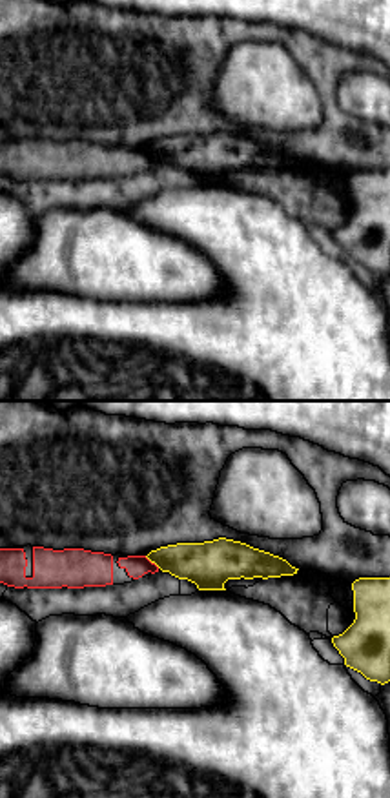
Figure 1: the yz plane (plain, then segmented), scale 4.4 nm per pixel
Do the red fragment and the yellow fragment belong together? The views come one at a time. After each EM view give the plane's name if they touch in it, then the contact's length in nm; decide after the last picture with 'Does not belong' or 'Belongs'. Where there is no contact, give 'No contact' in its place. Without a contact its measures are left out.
Touches red in yz. Shared border 90 nm

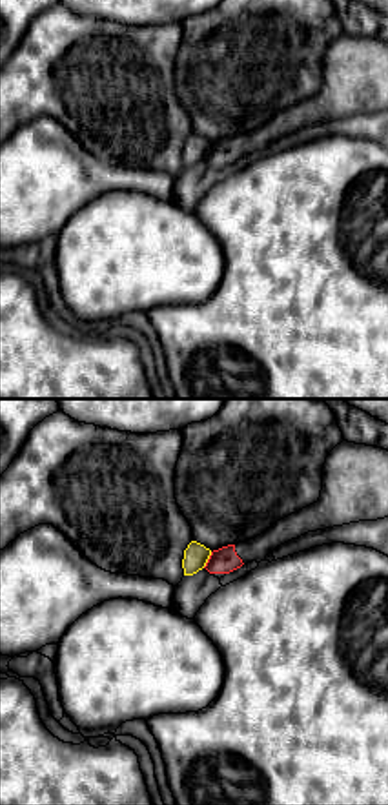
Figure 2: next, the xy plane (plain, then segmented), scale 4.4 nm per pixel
Touches red in xy. Shared border 80 nm

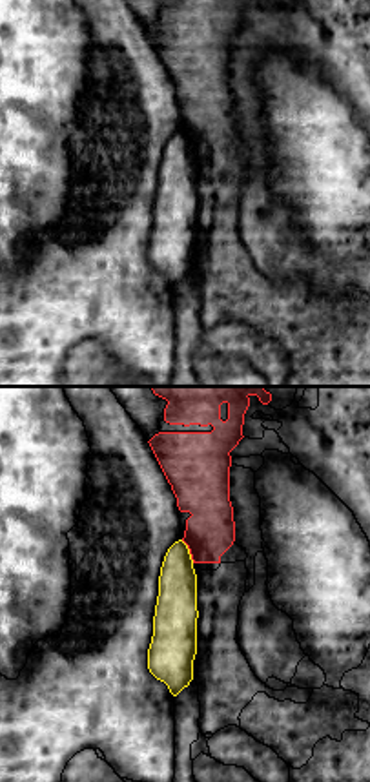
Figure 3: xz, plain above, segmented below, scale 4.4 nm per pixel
Touches red in xz. Shared border 120 nm

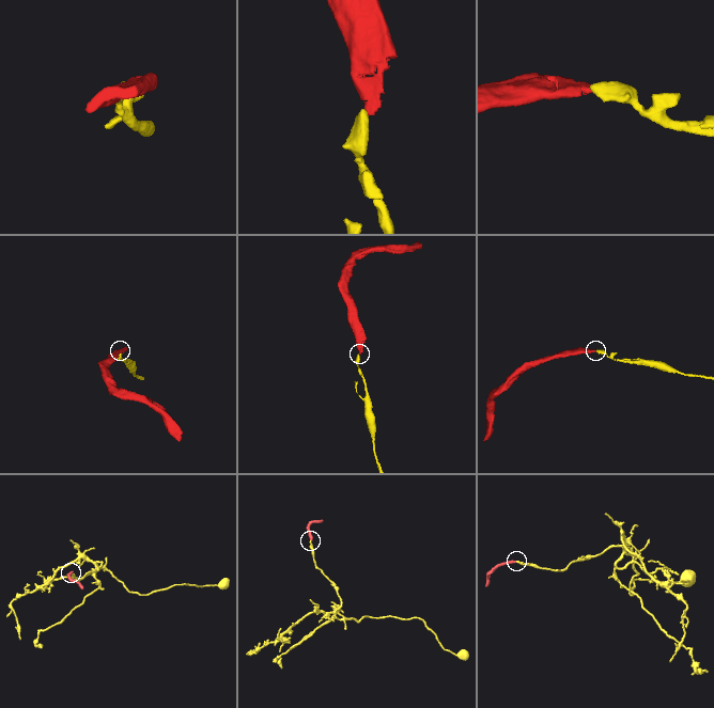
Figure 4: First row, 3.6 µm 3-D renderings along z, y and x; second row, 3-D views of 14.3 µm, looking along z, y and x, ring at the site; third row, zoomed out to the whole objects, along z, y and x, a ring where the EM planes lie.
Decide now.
Does not belong

